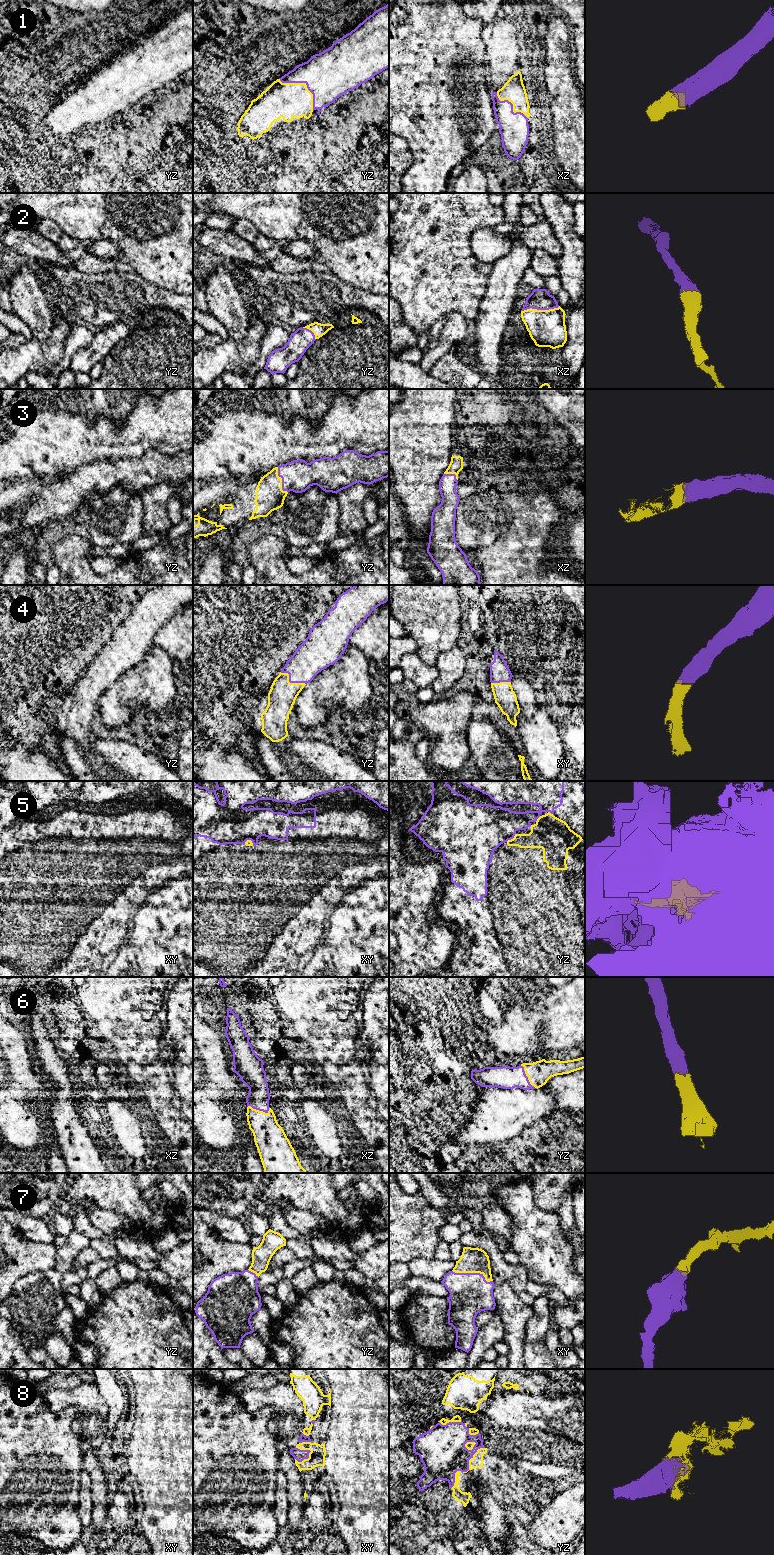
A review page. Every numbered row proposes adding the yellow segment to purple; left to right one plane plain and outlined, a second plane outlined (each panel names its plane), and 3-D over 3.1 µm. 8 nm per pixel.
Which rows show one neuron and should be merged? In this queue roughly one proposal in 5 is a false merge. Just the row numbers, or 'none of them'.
1, 2, 3, 4, 6, 7, 8

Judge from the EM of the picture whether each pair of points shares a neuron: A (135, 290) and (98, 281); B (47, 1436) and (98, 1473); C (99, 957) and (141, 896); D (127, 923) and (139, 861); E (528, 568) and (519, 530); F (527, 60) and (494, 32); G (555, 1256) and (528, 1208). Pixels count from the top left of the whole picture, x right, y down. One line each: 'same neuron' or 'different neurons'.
A: same neuron
B: different neurons
C: same neuron
D: different neurons
E: same neuron
F: different neurons
G: same neuron

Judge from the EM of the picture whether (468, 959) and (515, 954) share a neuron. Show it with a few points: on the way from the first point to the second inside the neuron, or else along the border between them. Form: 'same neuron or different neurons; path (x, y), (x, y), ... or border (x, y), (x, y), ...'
same neuron; path (480, 959), (503, 959)

